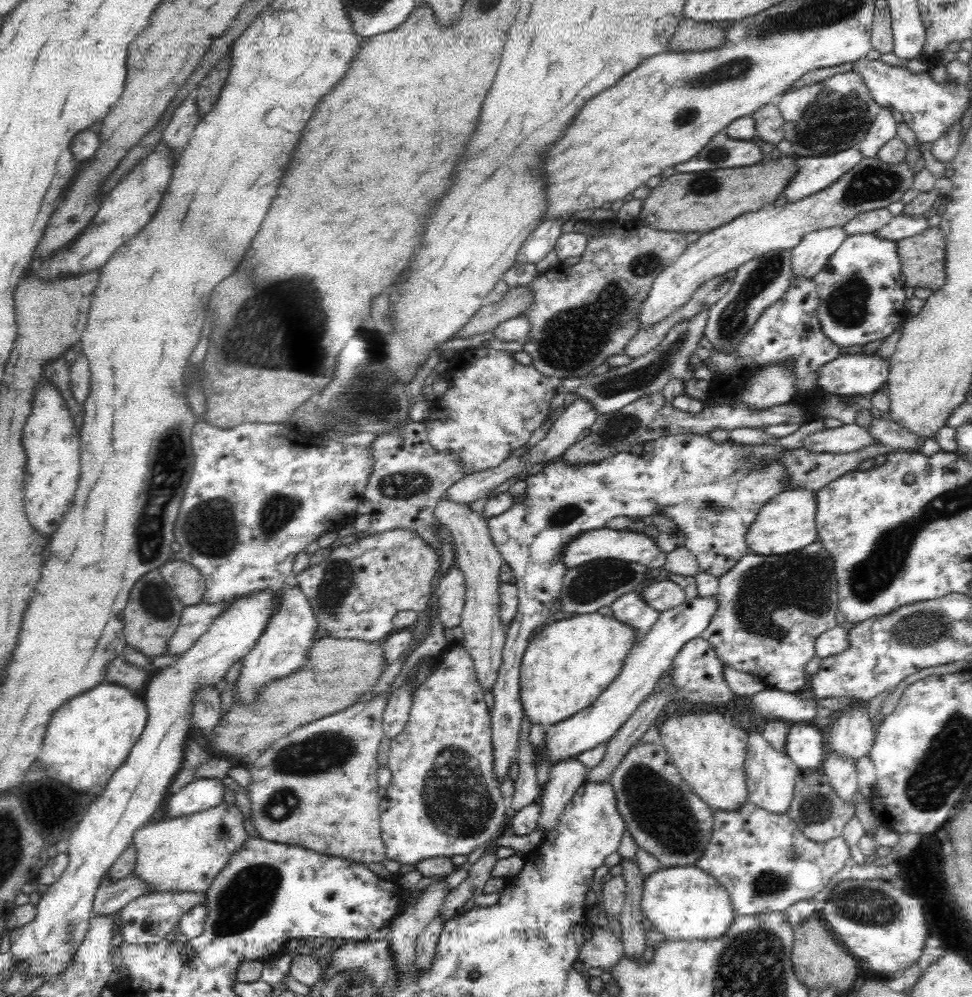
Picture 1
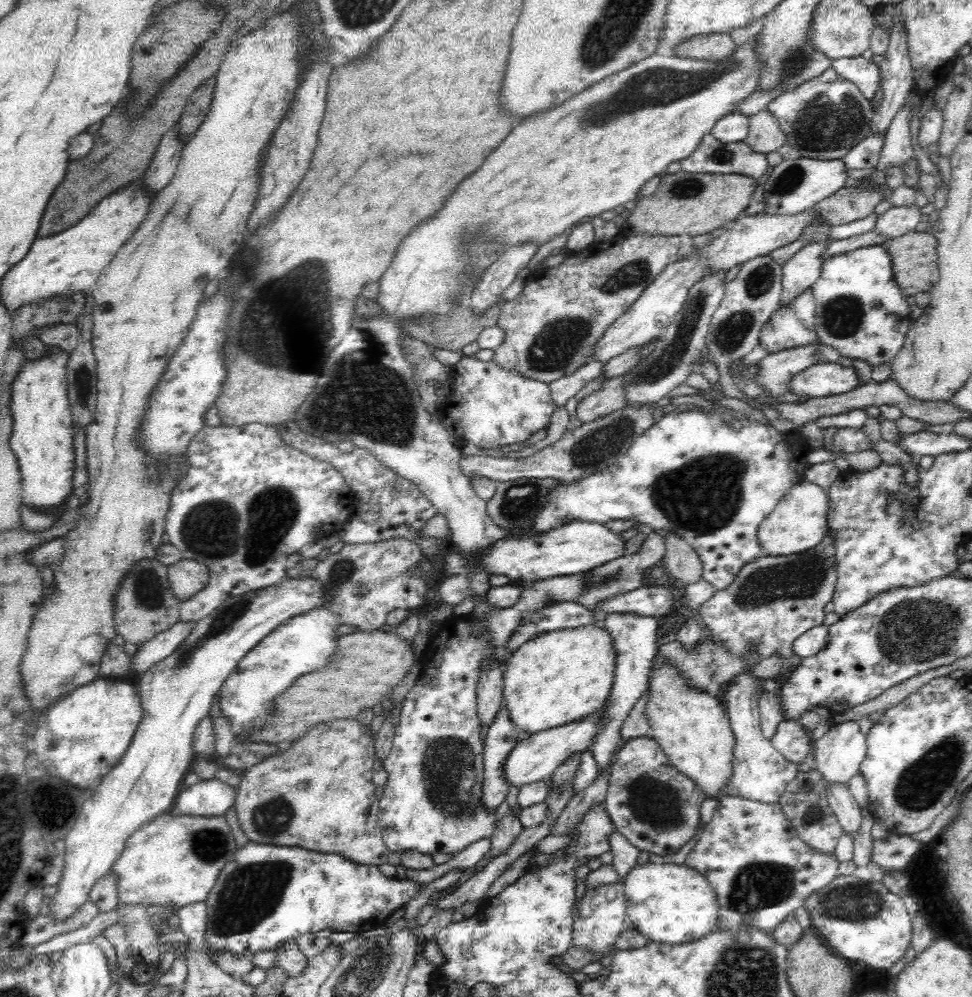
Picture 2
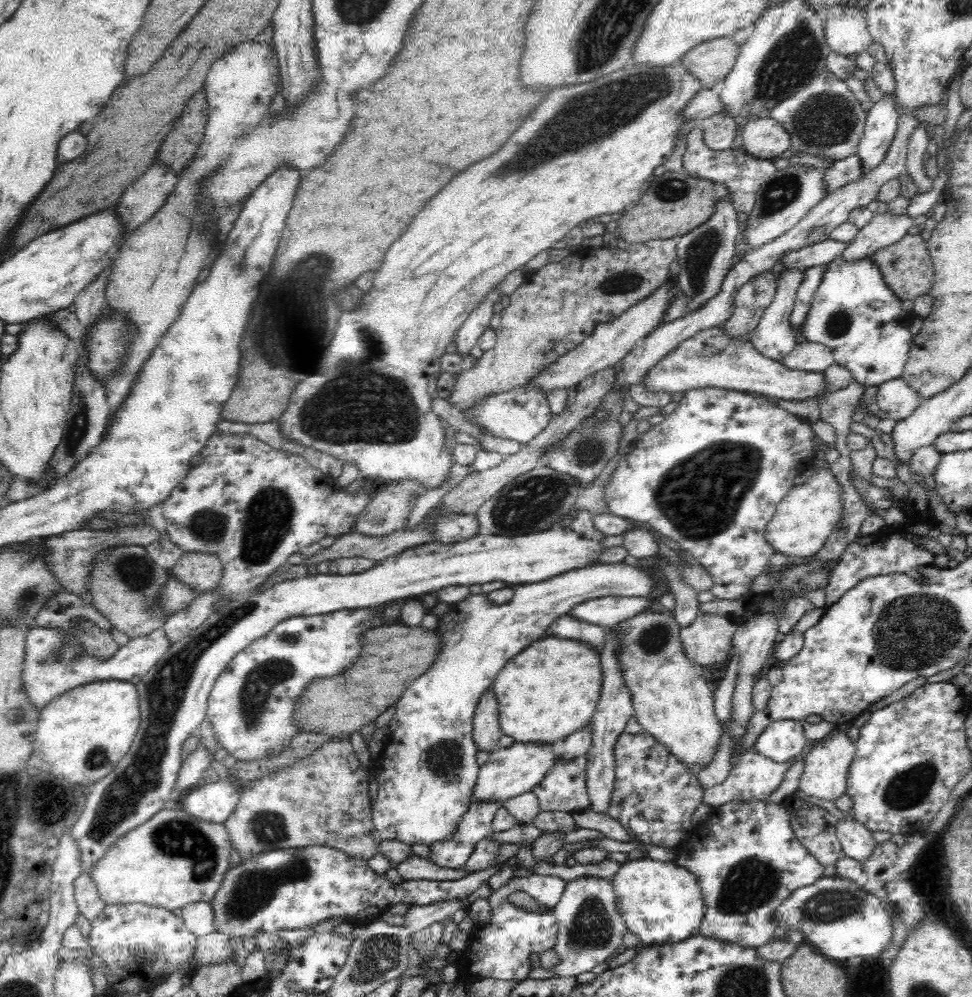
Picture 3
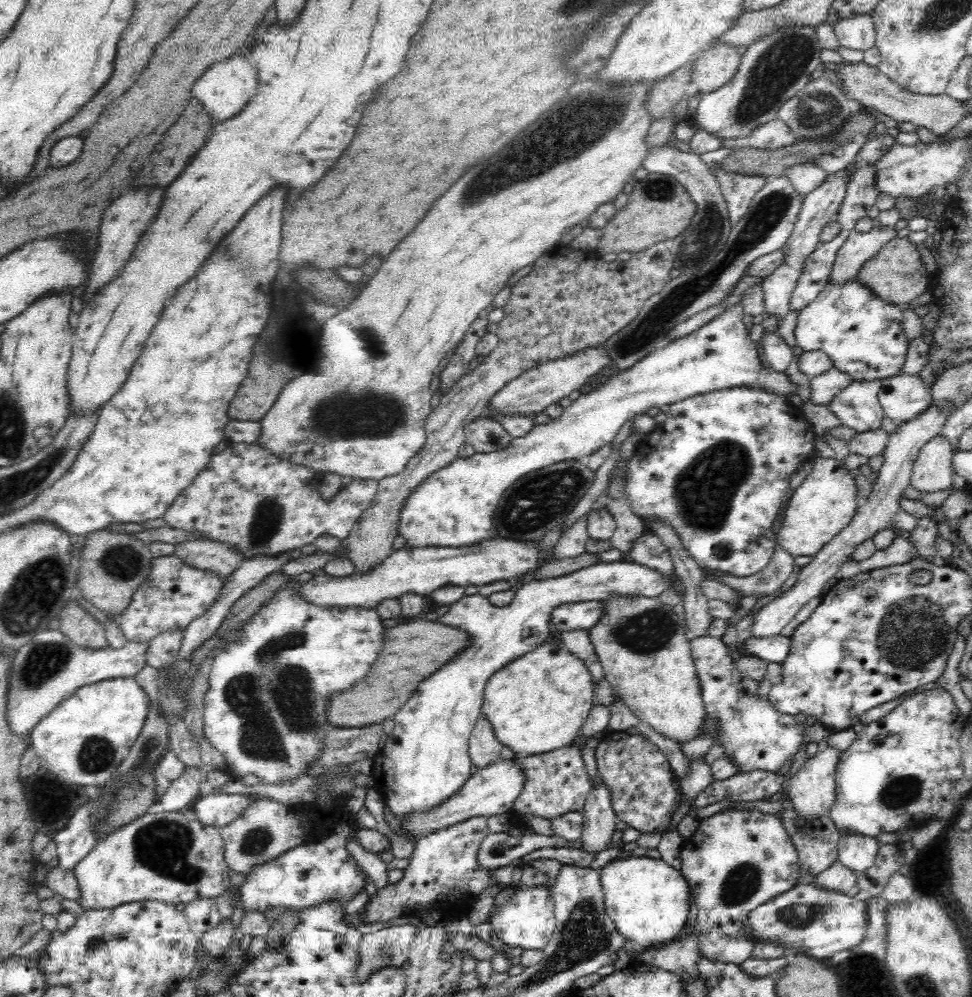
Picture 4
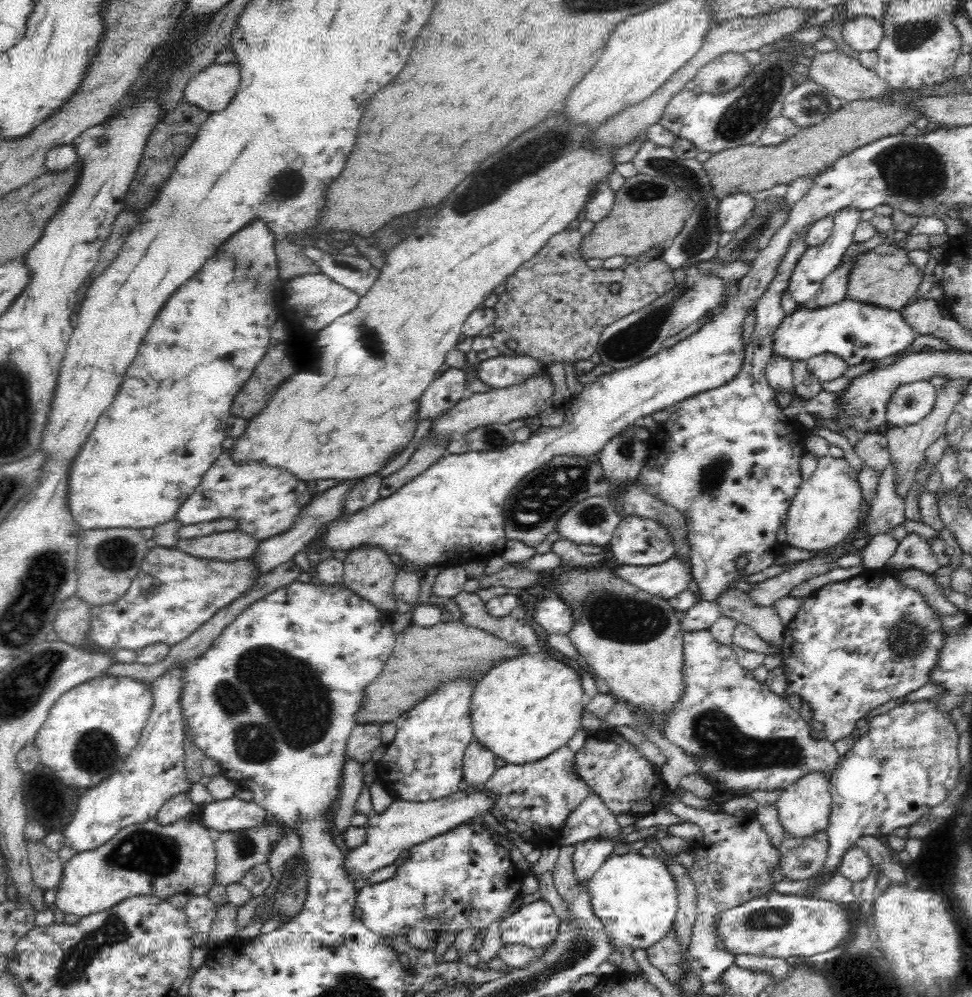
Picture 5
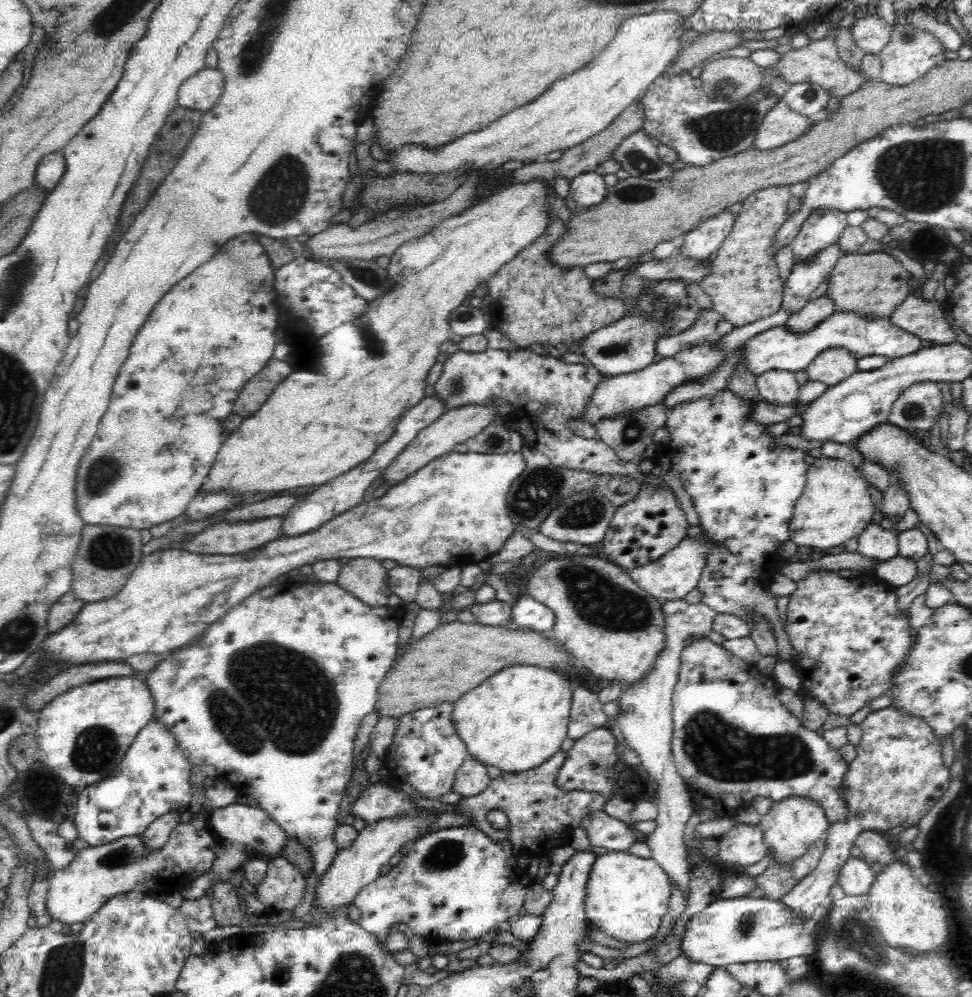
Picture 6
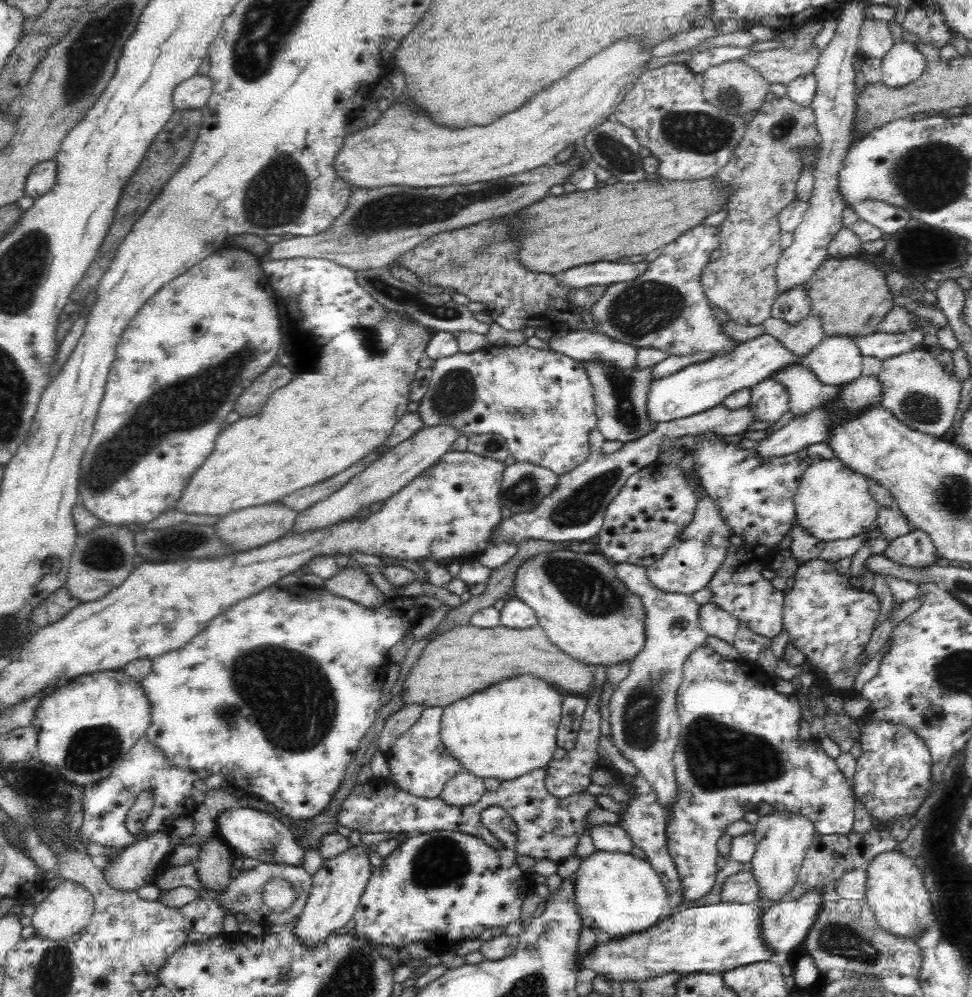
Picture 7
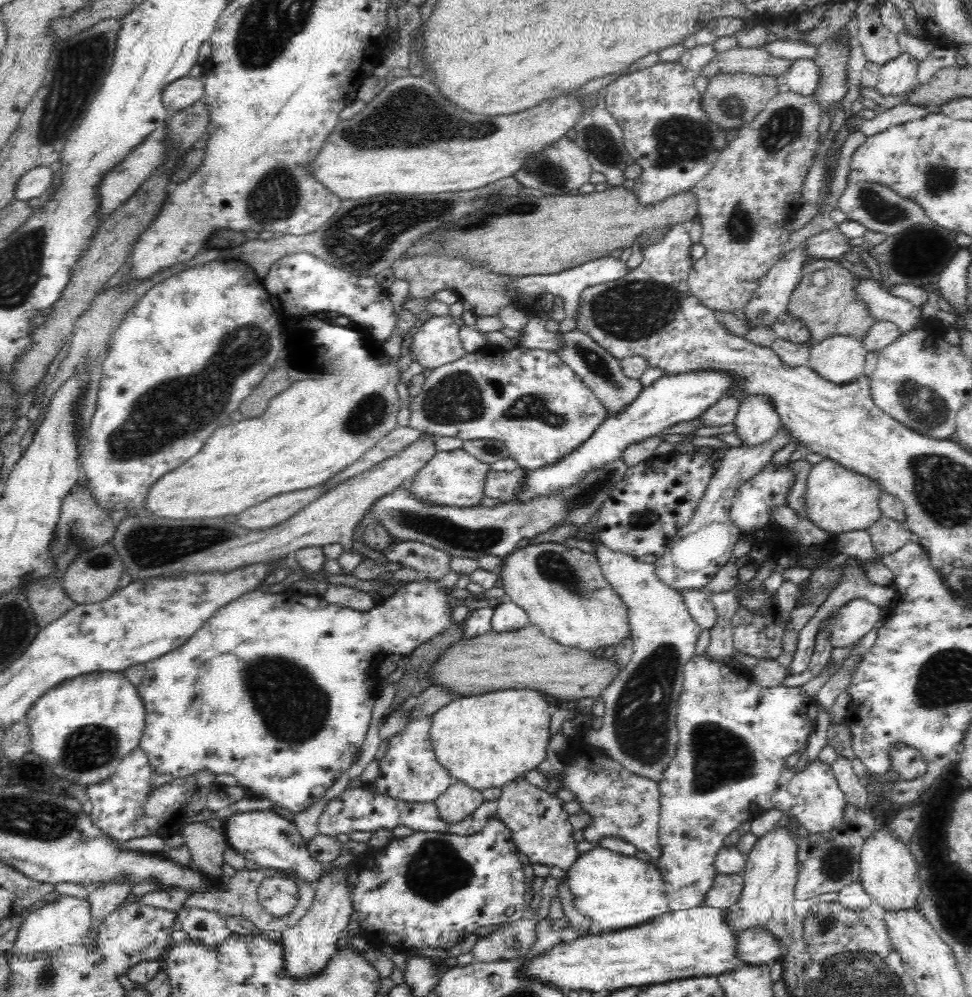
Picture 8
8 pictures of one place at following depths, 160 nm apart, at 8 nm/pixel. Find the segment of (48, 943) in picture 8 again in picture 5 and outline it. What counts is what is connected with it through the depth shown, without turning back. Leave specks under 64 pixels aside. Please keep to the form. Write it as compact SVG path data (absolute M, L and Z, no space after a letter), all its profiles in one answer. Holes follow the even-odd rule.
M156 819L141 825L130 825L102 846L72 856L56 884L54 906L64 914L80 918L132 896L152 895L168 899L173 894L206 895L214 886L215 842L208 829L197 821L178 819L169 825L158 825Z

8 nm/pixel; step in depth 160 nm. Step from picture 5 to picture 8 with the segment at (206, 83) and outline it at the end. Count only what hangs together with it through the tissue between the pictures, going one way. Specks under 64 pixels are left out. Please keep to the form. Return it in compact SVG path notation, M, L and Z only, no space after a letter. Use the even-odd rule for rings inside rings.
M184 76L175 82L170 82L168 86L164 86L164 90L161 92L161 105L167 111L177 113L202 99L203 92L202 78Z

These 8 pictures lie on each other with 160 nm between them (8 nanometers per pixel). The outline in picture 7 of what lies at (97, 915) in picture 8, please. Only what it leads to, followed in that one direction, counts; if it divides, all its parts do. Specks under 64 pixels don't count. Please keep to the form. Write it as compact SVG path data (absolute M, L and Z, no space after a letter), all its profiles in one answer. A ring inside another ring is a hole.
M168 832L154 833L124 847L120 854L101 868L108 886L119 892L136 891L141 886L151 884L164 856L171 851L170 835Z

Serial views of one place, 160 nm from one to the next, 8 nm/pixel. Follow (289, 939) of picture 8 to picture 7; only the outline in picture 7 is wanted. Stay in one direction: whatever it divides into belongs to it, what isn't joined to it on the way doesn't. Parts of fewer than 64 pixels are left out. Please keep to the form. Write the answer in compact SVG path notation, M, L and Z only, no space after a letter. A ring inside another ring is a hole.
M361 844L350 846L342 854L331 859L323 860L320 868L312 875L312 890L306 901L302 914L297 918L294 933L304 947L313 949L321 945L335 930L344 927L353 919L359 905L360 897L366 882L370 878L370 862L368 861L370 848Z

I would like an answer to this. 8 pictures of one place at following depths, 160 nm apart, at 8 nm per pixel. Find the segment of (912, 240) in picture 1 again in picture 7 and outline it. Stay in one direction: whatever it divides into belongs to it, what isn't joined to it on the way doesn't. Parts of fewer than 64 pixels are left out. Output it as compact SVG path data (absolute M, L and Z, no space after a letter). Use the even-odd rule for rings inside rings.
M828 258L804 284L810 315L820 317L824 336L865 337L875 333L878 324L892 310L892 293L884 283L882 267L856 258Z

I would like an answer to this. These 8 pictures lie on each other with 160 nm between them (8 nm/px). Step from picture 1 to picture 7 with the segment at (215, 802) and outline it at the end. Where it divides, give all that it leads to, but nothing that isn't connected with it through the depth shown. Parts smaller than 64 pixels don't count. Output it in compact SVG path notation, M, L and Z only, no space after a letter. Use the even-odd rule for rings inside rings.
M254 808L228 809L216 815L216 834L238 856L254 858L262 864L302 867L304 848L280 819Z

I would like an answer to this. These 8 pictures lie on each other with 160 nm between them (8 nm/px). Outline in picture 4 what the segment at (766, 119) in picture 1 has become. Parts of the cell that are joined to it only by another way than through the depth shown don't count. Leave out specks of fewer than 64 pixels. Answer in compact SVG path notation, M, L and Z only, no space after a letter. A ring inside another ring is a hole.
M774 119L759 126L747 136L745 143L758 149L776 149L792 144L797 136L792 129L780 119Z

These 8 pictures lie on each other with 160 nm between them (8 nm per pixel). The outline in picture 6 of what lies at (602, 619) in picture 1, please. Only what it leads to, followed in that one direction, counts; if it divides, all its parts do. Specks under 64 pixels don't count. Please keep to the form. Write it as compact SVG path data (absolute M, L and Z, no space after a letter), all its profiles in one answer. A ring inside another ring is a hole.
M510 666L487 678L482 686L463 694L452 706L450 721L466 745L468 756L485 767L494 766L502 773L510 774L532 770L560 751L560 744L566 740L573 689L571 681L558 671L543 670L538 666Z

